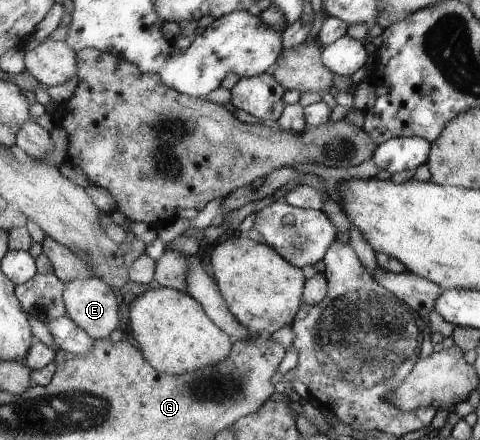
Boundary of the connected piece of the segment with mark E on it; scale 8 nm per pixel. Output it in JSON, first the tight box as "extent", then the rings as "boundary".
{"extent":[63,276,118,340],"boundary":[[[96,276],[72,280],[63,291],[67,316],[93,340],[110,337],[118,327],[118,301],[112,289]]]}

